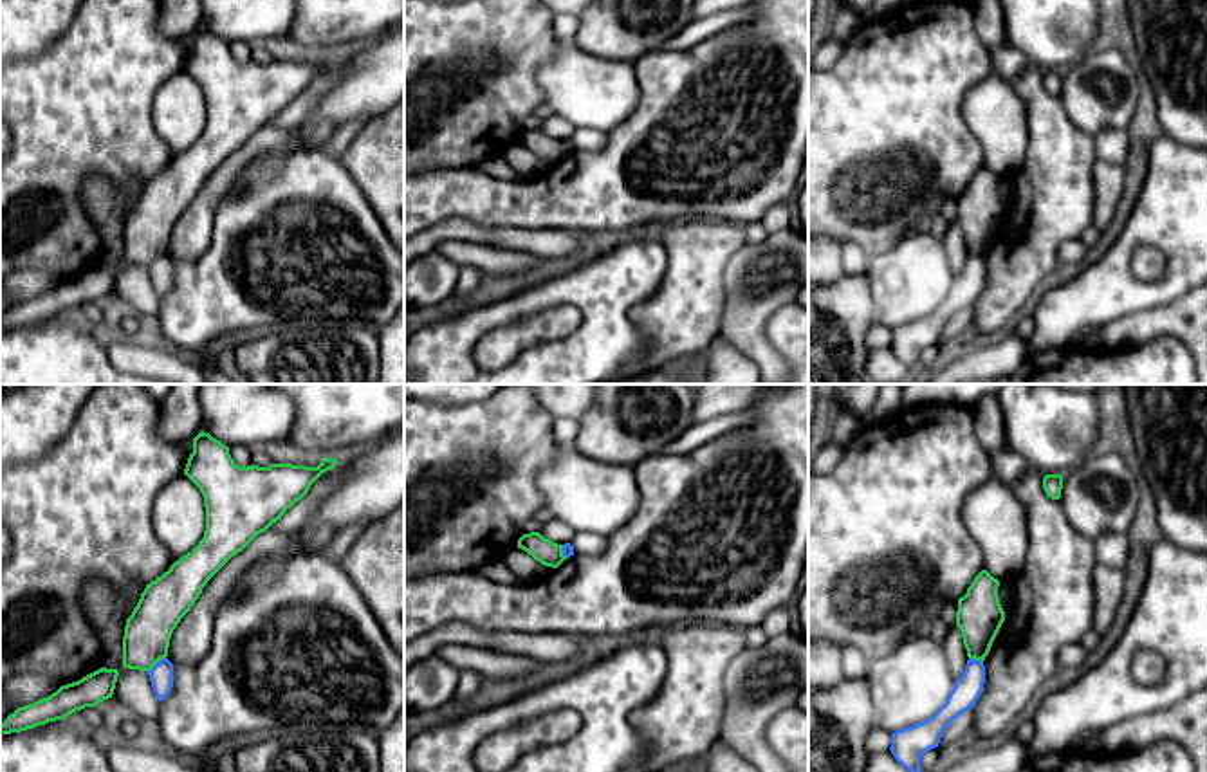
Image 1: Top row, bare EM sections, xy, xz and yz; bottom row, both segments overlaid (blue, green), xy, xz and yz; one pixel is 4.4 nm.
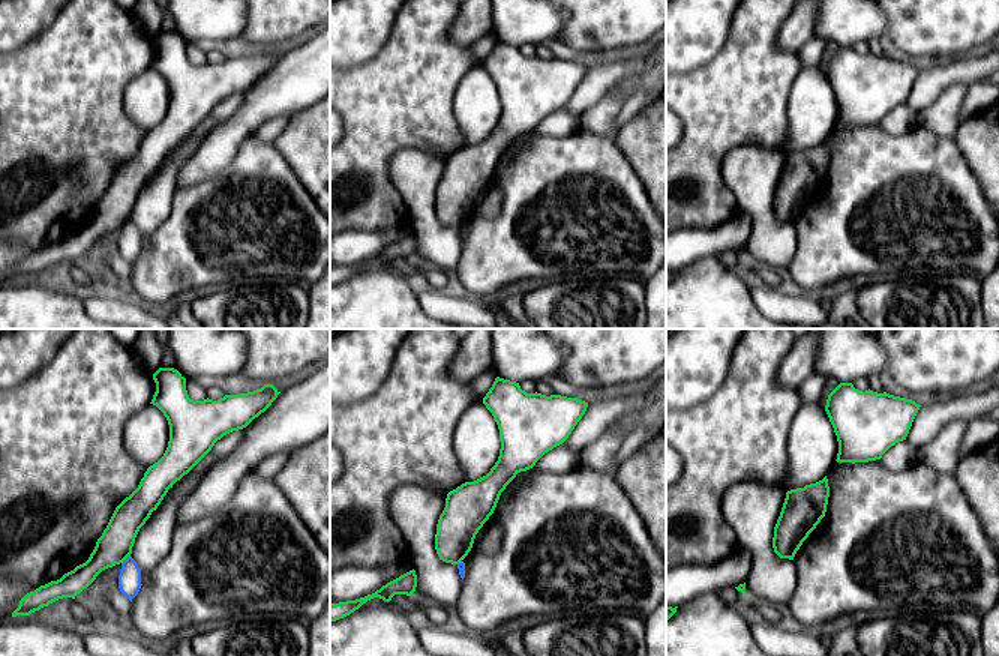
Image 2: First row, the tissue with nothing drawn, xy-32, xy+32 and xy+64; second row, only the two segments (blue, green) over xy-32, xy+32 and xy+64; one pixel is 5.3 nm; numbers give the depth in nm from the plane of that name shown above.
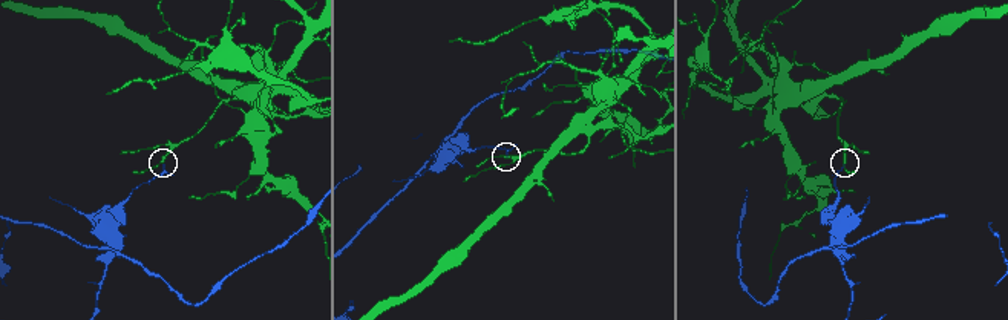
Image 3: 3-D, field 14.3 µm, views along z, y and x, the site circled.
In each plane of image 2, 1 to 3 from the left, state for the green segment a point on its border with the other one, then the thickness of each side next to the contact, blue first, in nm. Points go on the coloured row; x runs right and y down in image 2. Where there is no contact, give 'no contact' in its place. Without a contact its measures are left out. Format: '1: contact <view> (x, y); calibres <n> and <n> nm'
1: contact xy-32 (125, 560); calibres 130 and 180 nm
2: contact xy+32 (459, 563); calibres 50 and 220 nm
3: no contact

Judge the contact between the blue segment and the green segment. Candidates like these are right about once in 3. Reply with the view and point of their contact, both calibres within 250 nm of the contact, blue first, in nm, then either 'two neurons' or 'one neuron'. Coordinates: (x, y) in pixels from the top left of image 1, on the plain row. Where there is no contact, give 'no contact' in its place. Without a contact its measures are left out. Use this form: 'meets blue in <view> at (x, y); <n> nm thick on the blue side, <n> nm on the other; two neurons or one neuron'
meets blue in xy at (156, 260); 110 nm thick on the blue side, 200 nm on the other; two neurons

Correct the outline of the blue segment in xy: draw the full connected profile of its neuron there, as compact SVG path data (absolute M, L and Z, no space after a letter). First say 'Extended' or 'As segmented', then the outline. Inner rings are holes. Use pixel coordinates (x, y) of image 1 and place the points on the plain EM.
As segmented. M162 254L148 267L148 271L157 296L164 296L173 283L173 260L168 254Z

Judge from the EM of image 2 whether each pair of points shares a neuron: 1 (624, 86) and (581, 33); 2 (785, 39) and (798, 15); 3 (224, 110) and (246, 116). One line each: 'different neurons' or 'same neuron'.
1: different neurons
2: same neuron
3: different neurons

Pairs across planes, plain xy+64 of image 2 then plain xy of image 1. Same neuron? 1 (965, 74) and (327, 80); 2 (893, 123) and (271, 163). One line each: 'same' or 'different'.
1: same
2: different

